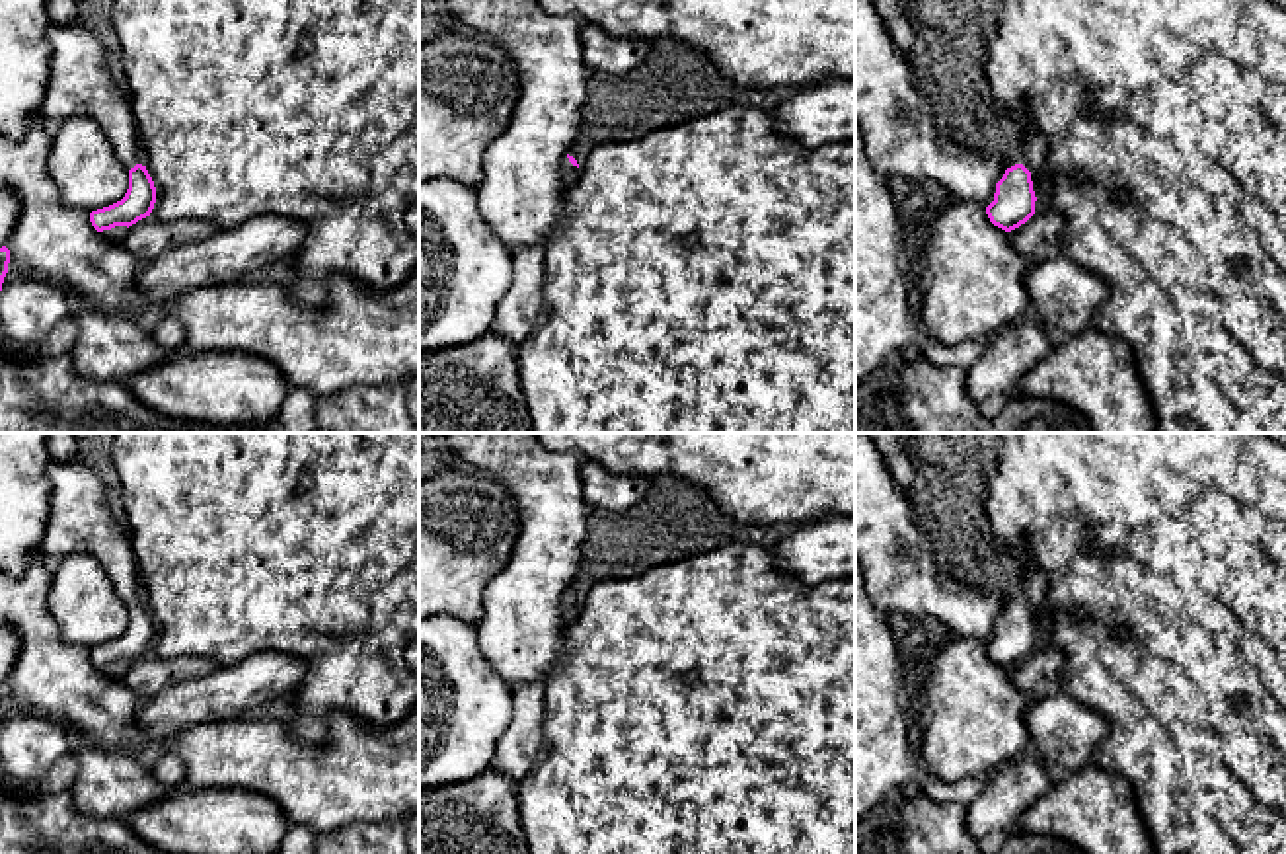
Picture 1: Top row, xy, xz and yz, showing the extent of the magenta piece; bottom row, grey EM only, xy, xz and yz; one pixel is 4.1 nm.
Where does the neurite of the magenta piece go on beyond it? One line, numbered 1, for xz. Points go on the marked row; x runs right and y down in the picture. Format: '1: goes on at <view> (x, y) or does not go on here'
1: goes on at xz (569, 172)

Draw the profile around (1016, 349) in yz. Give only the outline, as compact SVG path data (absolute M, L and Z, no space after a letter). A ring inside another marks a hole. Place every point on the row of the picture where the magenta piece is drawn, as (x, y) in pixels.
M1029 320L1000 330L966 370L970 398L980 402L994 392L1011 396L1027 372L1050 353L1054 341L1048 328Z

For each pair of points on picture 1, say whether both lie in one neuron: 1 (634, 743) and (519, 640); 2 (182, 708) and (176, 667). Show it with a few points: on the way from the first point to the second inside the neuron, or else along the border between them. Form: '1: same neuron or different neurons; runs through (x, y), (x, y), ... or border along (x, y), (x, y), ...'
1: different neurons; border along (566, 626), (564, 659), (546, 685)
2: different neurons; border along (186, 677), (158, 691), (149, 700)

